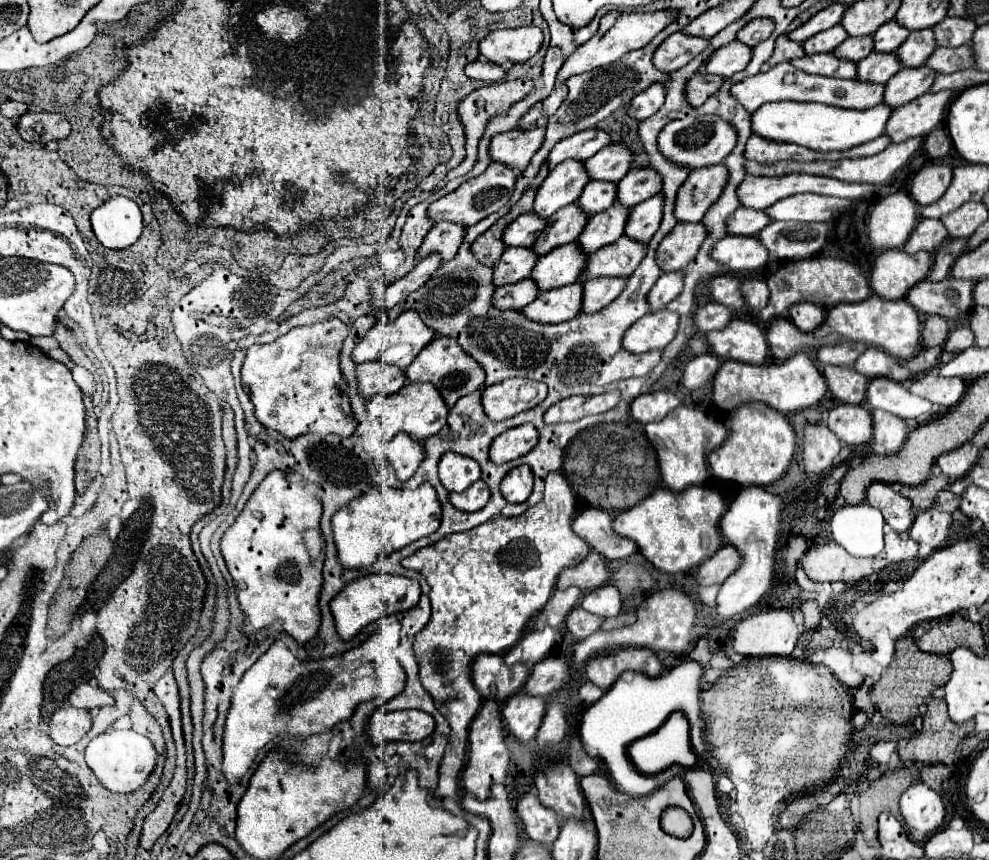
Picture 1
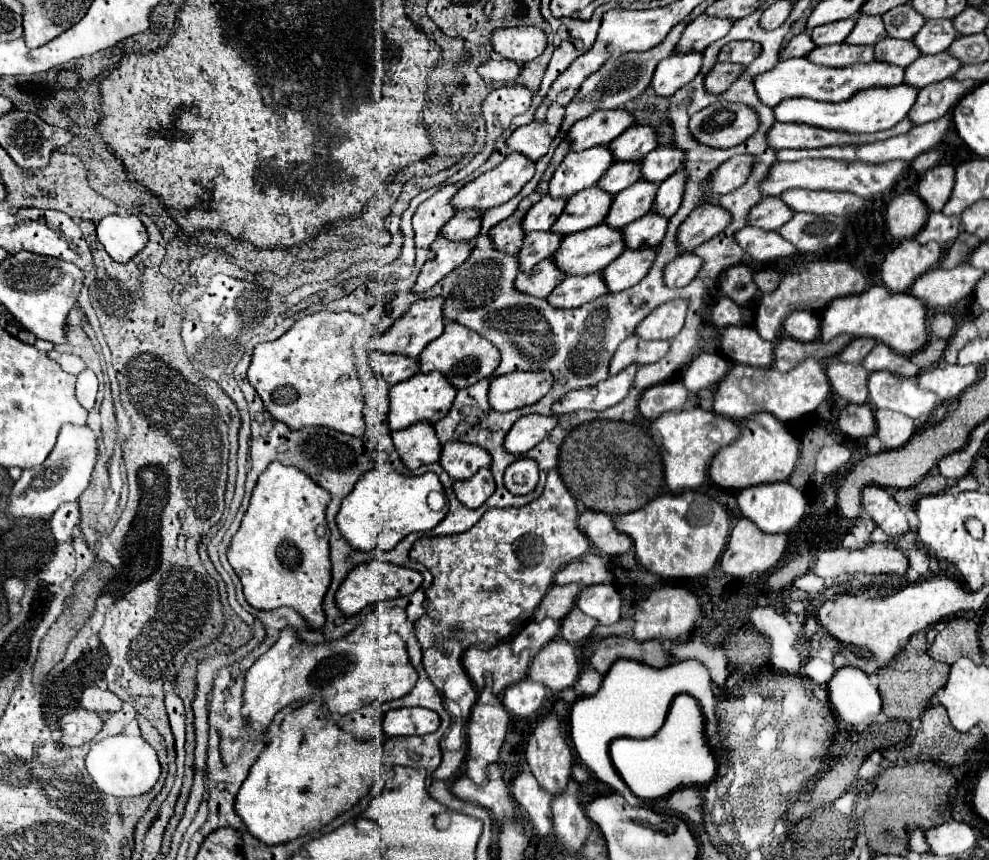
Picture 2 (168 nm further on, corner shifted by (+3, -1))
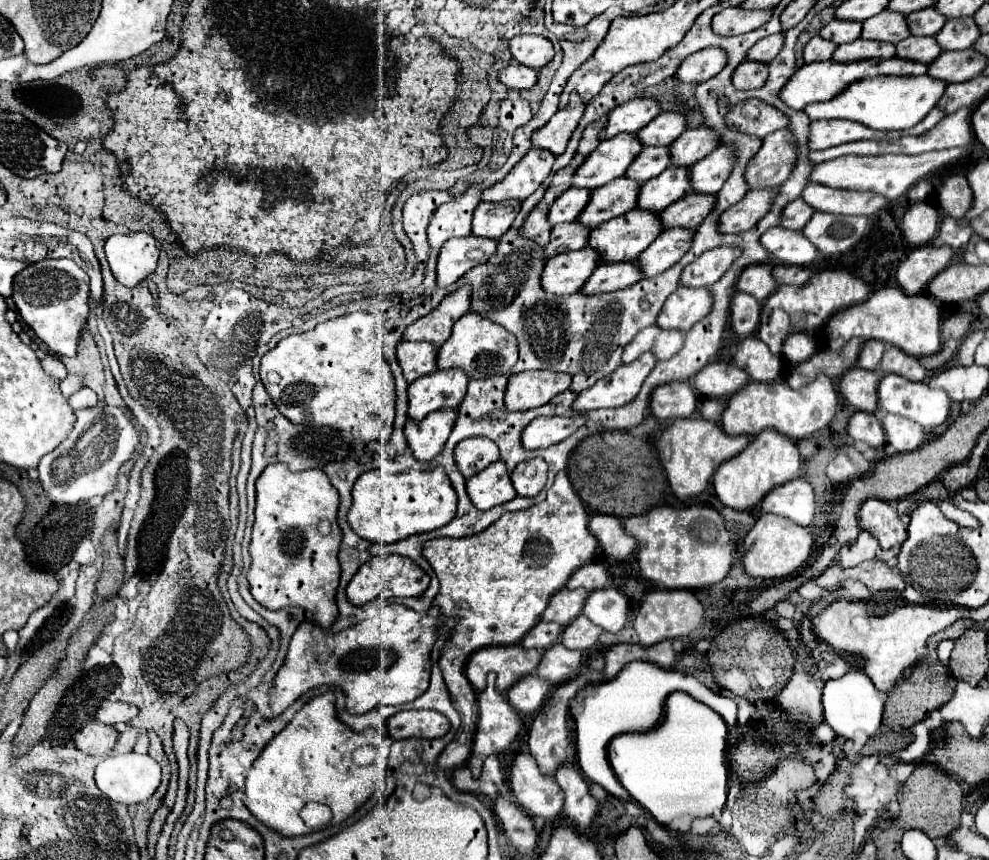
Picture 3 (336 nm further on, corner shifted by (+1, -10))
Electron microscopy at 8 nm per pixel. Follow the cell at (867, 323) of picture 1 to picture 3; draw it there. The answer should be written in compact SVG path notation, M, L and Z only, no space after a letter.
M882 287L868 301L842 309L826 325L826 343L830 349L842 349L852 337L878 339L902 349L912 357L934 355L940 351L940 307L928 295L904 295L898 287Z

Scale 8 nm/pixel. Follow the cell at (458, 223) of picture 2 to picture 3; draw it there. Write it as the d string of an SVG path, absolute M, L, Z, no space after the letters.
M502 201L502 203L480 203L474 209L472 217L472 235L498 239L504 235L516 213L520 209L520 201Z

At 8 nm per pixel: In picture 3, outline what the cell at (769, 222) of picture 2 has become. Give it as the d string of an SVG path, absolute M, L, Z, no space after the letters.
M796 199L796 201L792 201L792 203L786 205L786 209L782 211L782 217L780 217L778 225L786 227L790 231L800 231L806 225L806 221L812 217L812 213L814 213L812 207L808 207L804 201Z

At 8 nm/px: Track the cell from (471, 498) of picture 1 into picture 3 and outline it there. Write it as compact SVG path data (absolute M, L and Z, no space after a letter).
M496 461L488 465L484 471L470 477L466 481L466 491L478 511L488 511L516 497L504 461Z

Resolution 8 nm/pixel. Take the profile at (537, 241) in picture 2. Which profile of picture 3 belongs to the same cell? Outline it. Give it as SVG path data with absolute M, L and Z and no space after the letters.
M576 221L572 223L562 223L556 225L550 233L550 241L544 247L544 259L554 257L556 253L566 253L566 251L576 251L586 245L590 229L584 229Z

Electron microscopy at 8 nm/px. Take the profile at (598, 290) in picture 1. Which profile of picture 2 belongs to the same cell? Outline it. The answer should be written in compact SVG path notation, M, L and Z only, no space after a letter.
M658 246L626 250L624 254L620 254L608 268L604 268L604 278L608 280L608 292L620 292L638 284L652 268L656 254Z

